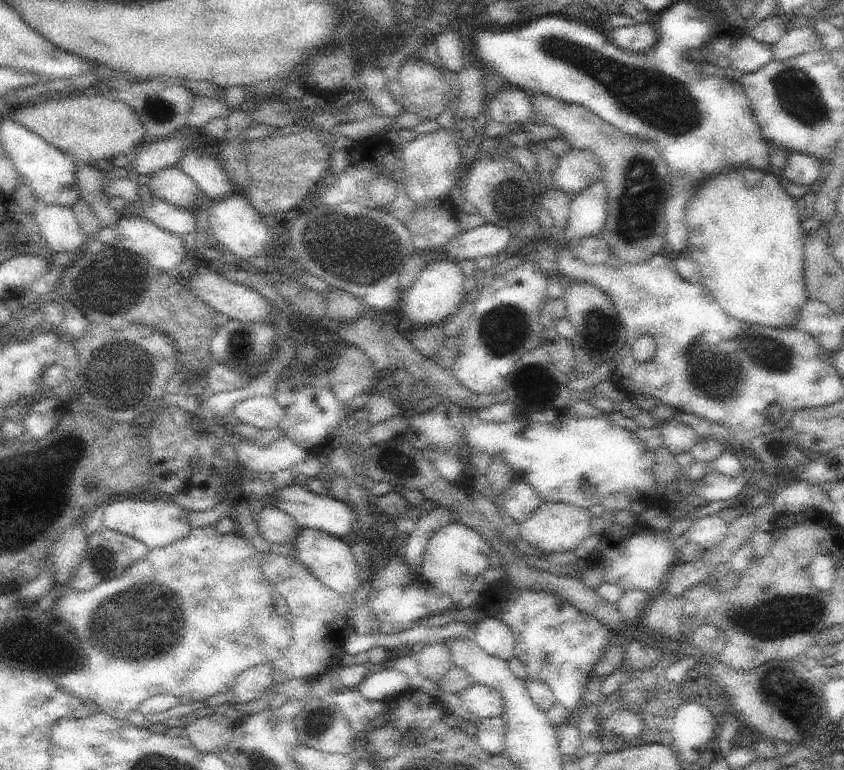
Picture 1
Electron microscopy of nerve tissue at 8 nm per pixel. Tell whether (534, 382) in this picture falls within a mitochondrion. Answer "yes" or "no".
yes

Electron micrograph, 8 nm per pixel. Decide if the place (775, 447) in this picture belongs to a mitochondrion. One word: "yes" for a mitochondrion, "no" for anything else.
no

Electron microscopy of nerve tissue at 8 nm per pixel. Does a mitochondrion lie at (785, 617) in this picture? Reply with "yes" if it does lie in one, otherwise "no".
yes

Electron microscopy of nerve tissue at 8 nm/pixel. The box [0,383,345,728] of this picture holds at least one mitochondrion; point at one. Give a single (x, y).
(115, 623)

